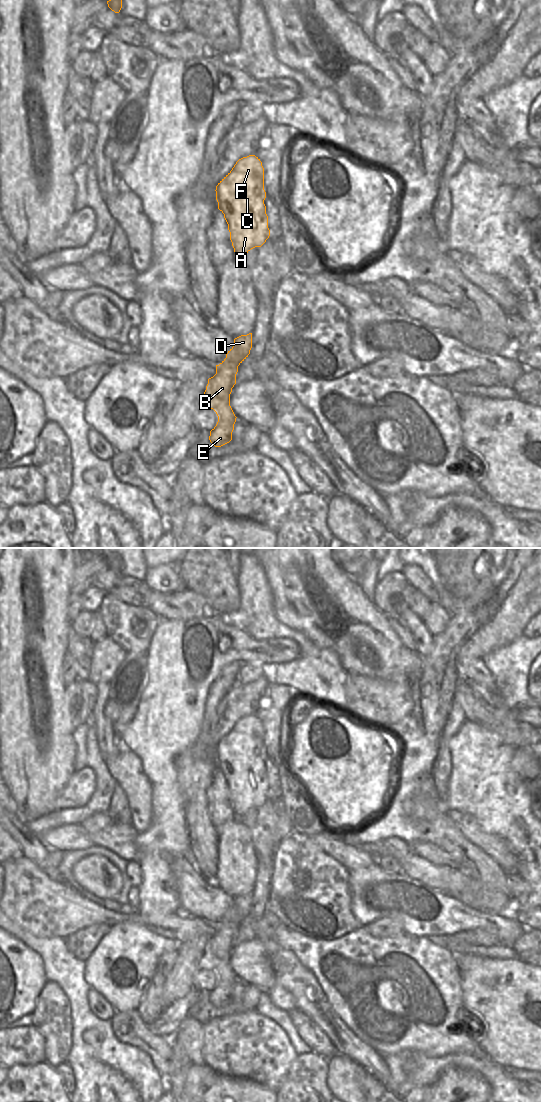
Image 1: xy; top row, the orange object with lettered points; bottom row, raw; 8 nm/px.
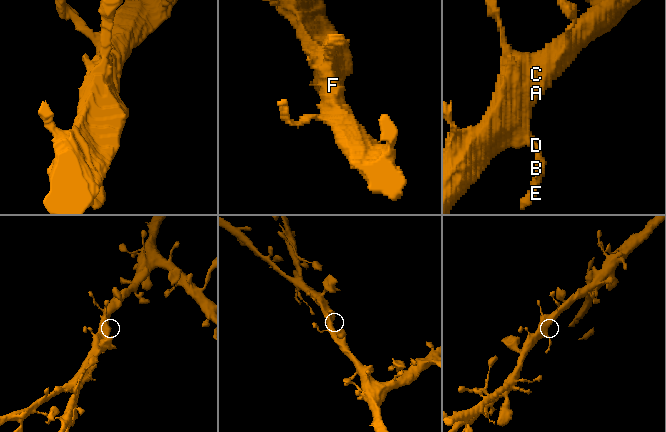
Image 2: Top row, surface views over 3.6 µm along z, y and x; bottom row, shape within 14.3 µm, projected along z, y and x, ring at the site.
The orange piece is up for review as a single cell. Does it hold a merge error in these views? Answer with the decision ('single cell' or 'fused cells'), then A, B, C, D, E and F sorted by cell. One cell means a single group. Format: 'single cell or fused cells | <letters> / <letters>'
single cell | A B C D E F

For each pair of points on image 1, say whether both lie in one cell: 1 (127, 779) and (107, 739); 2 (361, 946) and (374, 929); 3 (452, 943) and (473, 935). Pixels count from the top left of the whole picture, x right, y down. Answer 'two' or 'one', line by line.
1: two
2: two
3: two

